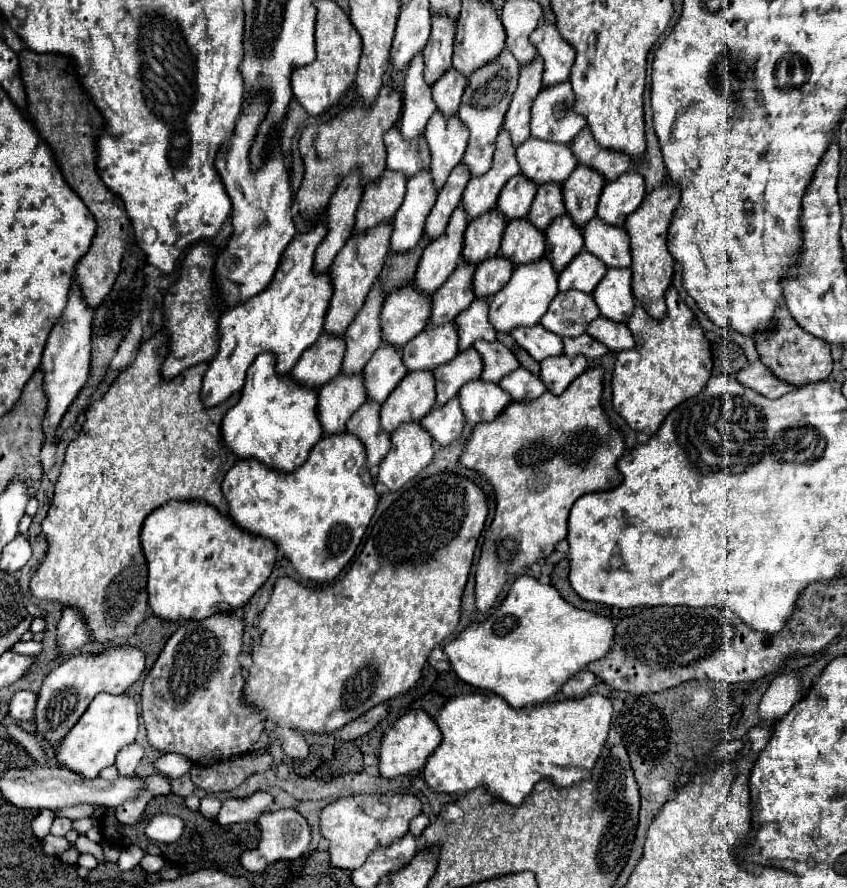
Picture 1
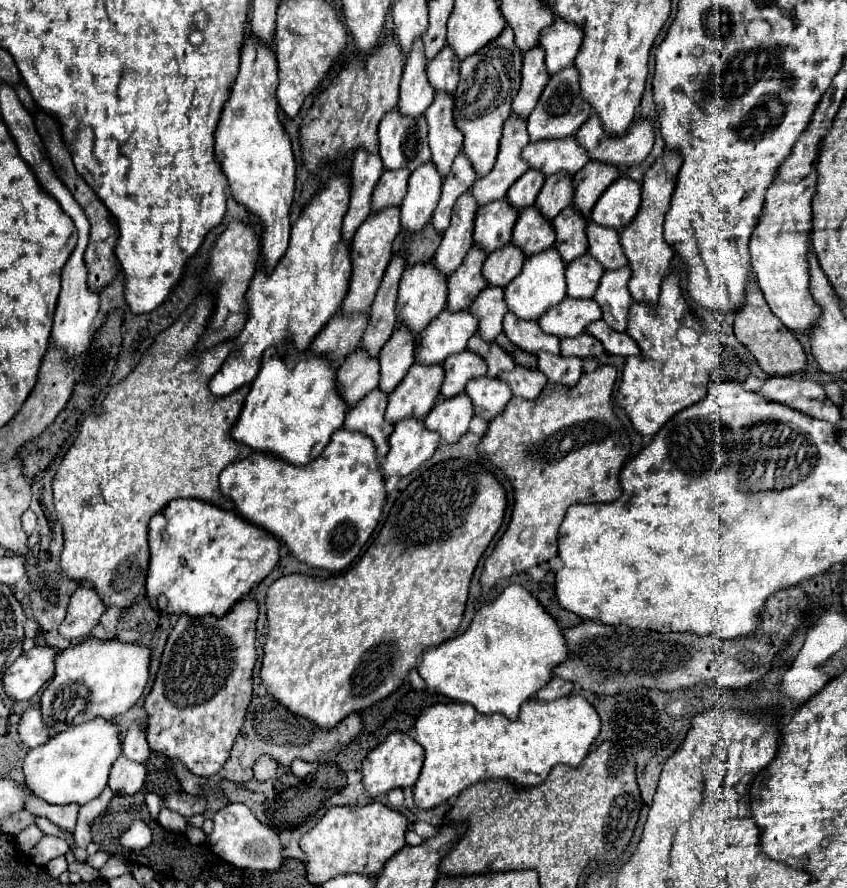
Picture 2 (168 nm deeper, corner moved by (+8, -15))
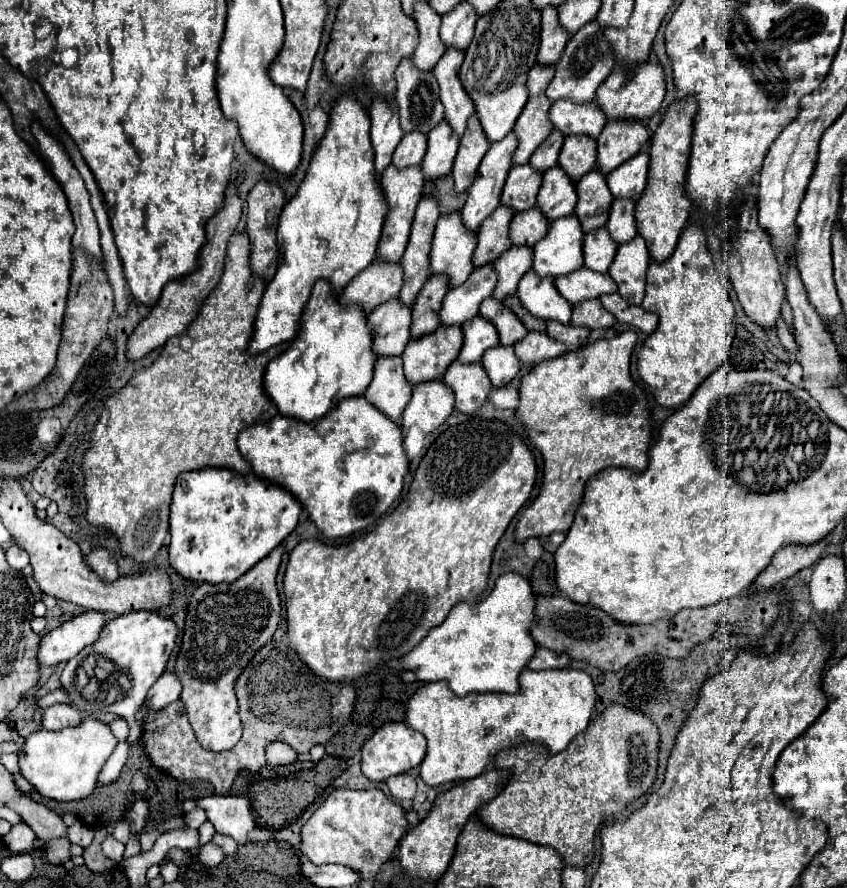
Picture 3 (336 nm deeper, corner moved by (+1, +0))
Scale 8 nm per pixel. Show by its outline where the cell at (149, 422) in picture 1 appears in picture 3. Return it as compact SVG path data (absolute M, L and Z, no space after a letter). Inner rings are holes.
M244 231L234 233L228 243L220 283L200 305L196 319L188 325L186 333L166 341L160 357L150 367L134 371L132 379L106 401L104 411L94 425L90 447L82 455L86 521L90 527L108 529L116 535L122 557L132 559L136 567L146 567L168 537L168 507L176 477L184 471L206 467L230 469L238 475L248 475L250 465L242 459L236 447L236 437L240 431L256 423L266 423L278 413L264 393L262 377L266 365L286 349L288 343L272 347L258 357L246 353L258 311L258 297L264 293L264 285L252 275L248 261L248 237Z

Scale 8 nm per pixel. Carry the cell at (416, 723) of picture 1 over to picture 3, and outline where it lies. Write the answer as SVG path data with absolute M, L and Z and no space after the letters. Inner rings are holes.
M386 723L380 727L362 747L362 773L370 781L386 781L392 775L408 773L414 767L420 767L420 761L426 755L426 737L406 723Z

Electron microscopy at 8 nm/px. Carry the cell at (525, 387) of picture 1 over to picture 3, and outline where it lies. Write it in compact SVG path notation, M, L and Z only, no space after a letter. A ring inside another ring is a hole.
M528 333L522 341L518 341L514 345L514 353L516 357L522 361L522 365L536 365L548 359L554 359L558 355L562 355L566 349L562 343L550 339L546 333Z

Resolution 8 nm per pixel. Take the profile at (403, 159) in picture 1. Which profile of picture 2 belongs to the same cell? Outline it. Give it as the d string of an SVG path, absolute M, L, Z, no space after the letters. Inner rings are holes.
M397 108L387 112L379 124L379 154L387 170L409 168L431 160L431 150L427 144L427 120L425 116L409 118Z

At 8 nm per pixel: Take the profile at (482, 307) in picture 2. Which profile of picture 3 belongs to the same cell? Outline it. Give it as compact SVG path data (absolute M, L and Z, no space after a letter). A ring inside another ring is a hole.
M510 247L496 259L496 273L498 273L498 285L494 289L494 299L504 301L506 297L514 295L520 277L528 273L532 265L532 249L530 247Z

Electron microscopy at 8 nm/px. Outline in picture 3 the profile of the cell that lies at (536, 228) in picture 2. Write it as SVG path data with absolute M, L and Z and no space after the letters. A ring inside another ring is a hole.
M560 167L548 169L542 175L542 185L536 197L536 207L548 221L556 221L560 217L572 215L576 205L576 191L572 181L560 171Z

